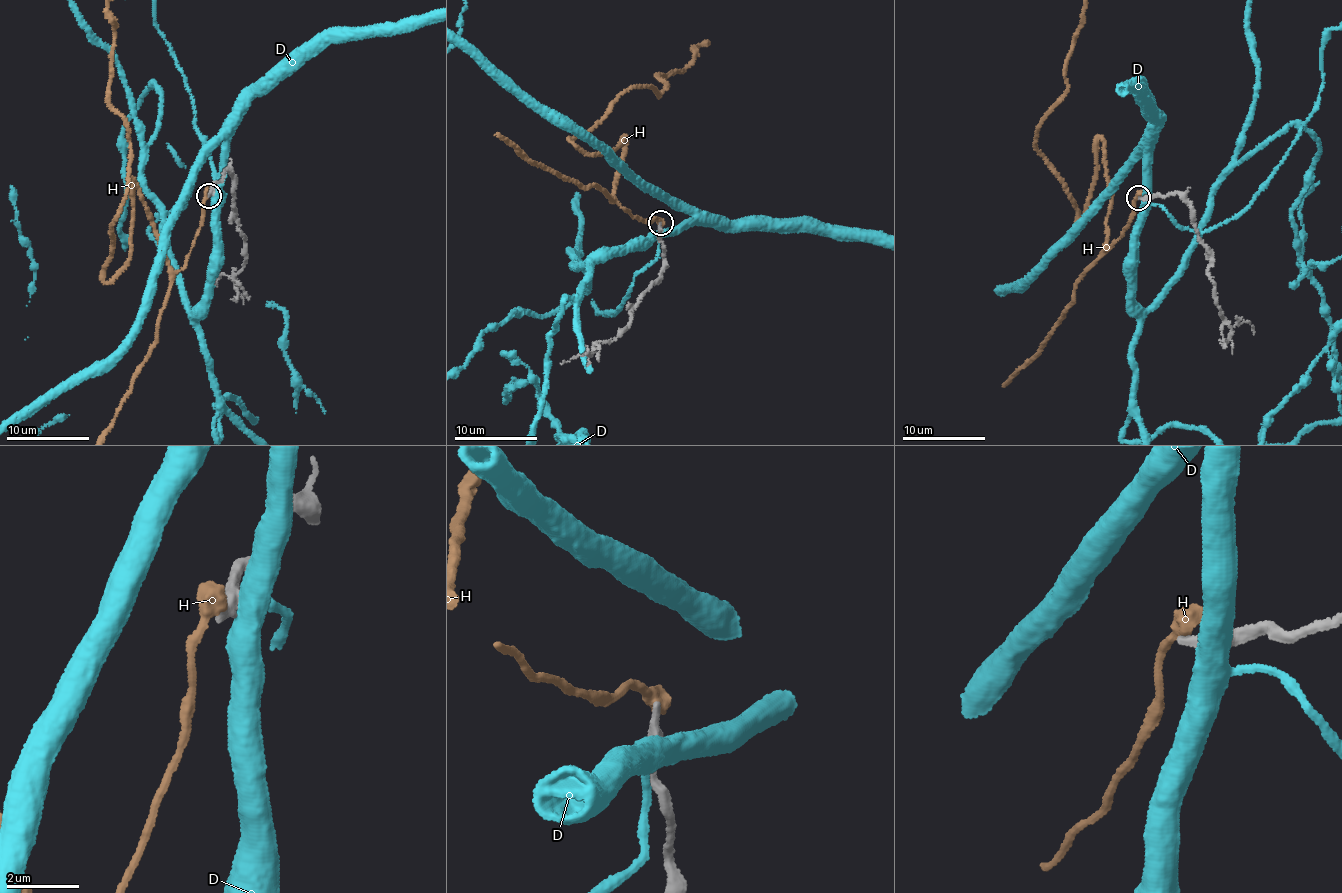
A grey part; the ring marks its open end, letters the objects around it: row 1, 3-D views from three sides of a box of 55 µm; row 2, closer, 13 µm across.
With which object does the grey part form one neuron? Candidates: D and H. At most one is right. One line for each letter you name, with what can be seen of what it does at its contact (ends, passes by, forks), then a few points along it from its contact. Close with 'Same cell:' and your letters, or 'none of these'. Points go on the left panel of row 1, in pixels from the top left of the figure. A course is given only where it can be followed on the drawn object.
Same cell: none of these

